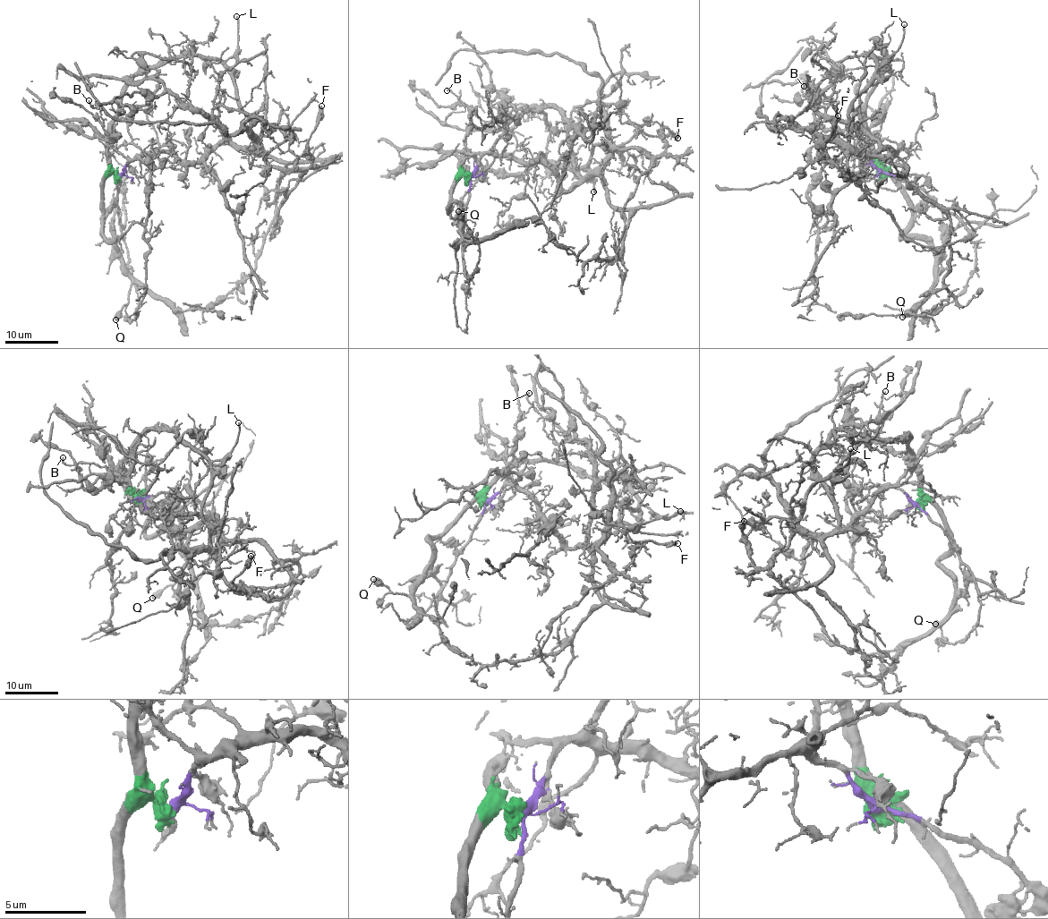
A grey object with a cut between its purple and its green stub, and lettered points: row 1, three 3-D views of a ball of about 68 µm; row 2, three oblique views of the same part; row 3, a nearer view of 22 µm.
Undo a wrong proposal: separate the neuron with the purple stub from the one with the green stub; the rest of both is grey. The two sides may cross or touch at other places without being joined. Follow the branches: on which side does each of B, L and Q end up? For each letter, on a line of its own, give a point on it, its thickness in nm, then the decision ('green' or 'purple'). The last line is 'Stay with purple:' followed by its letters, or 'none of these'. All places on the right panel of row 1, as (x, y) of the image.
B: at (804, 86); 160 nm thick; purple
L: at (904, 24); 220 nm thick; green
Q: at (902, 317); 550 nm thick; green
Stay with purple: B

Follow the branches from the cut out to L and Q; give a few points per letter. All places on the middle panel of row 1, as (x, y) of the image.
L: (470, 175), (461, 162), (470, 155), (491, 170), (506, 174), (558, 162), (583, 169), (592, 182), (592, 191)
Q: (470, 175), (462, 174), (453, 184), (449, 210), (453, 202), (460, 206), (460, 233), (473, 240), (458, 210)

